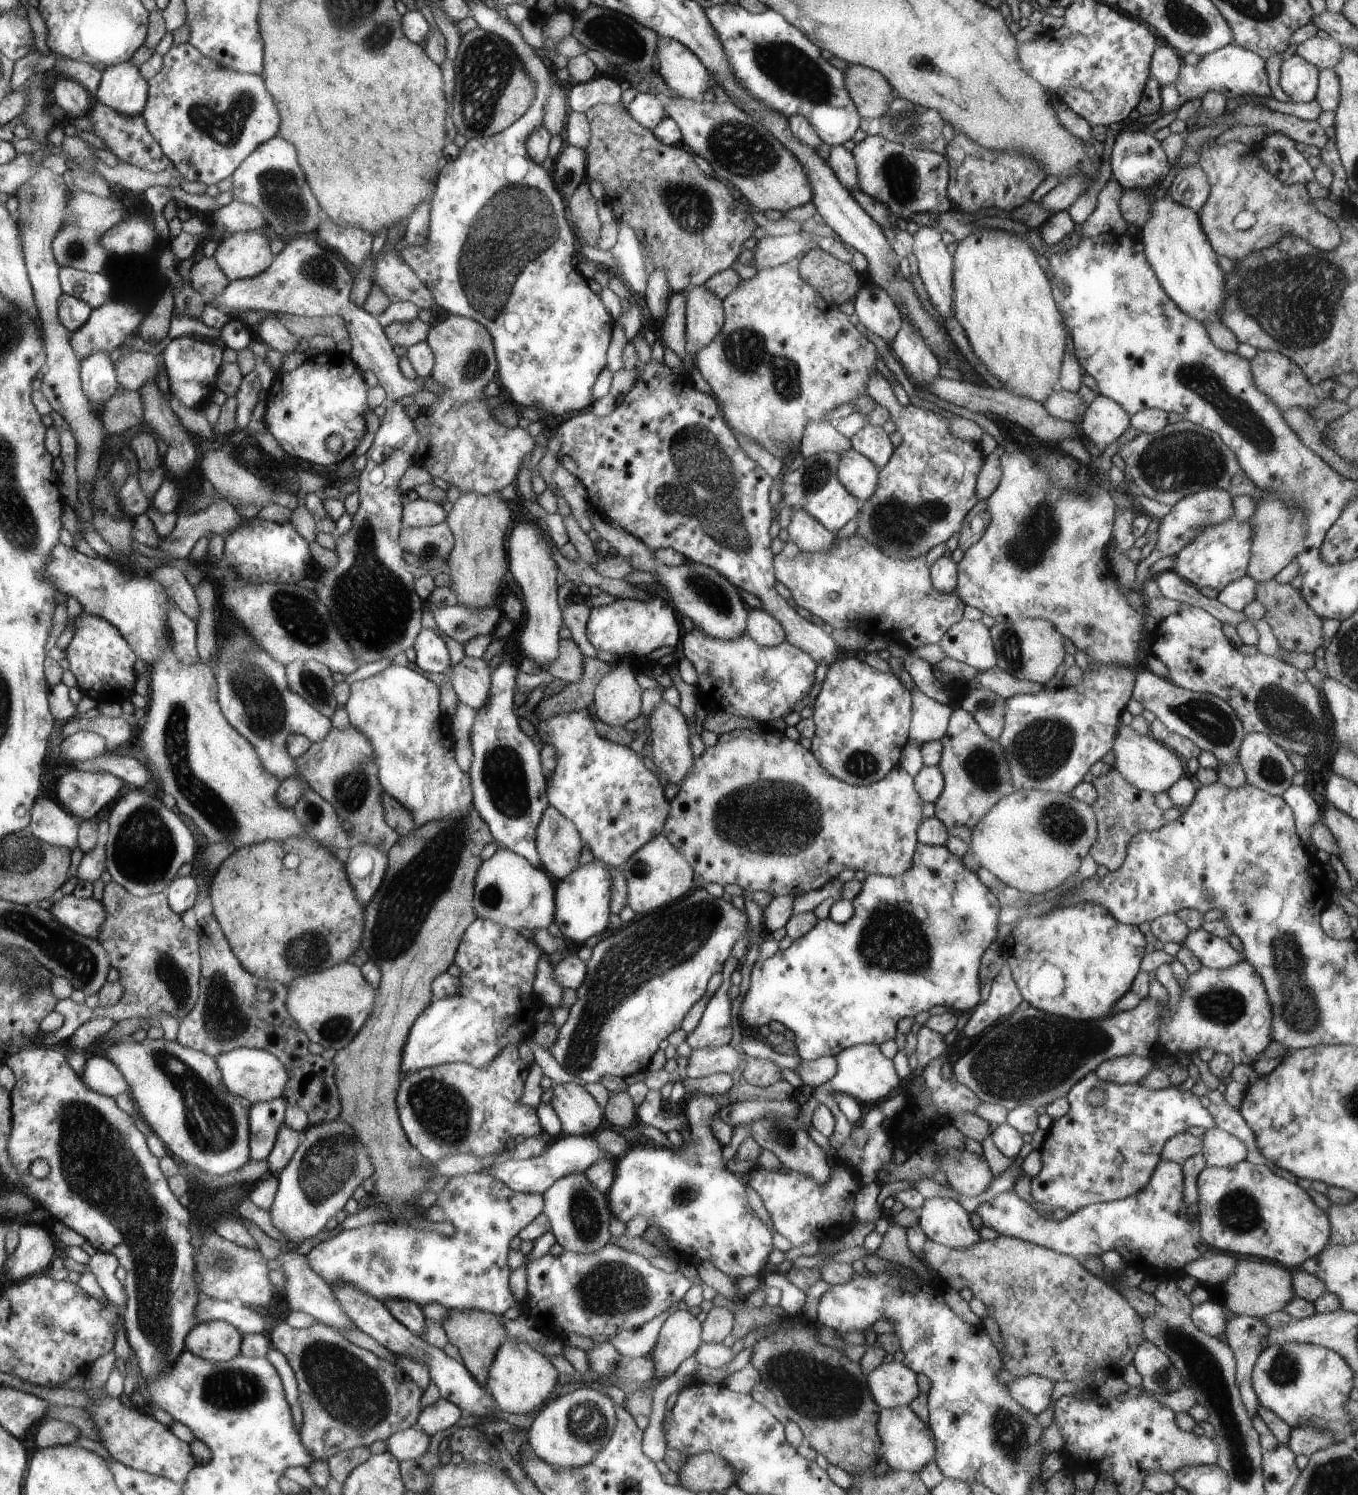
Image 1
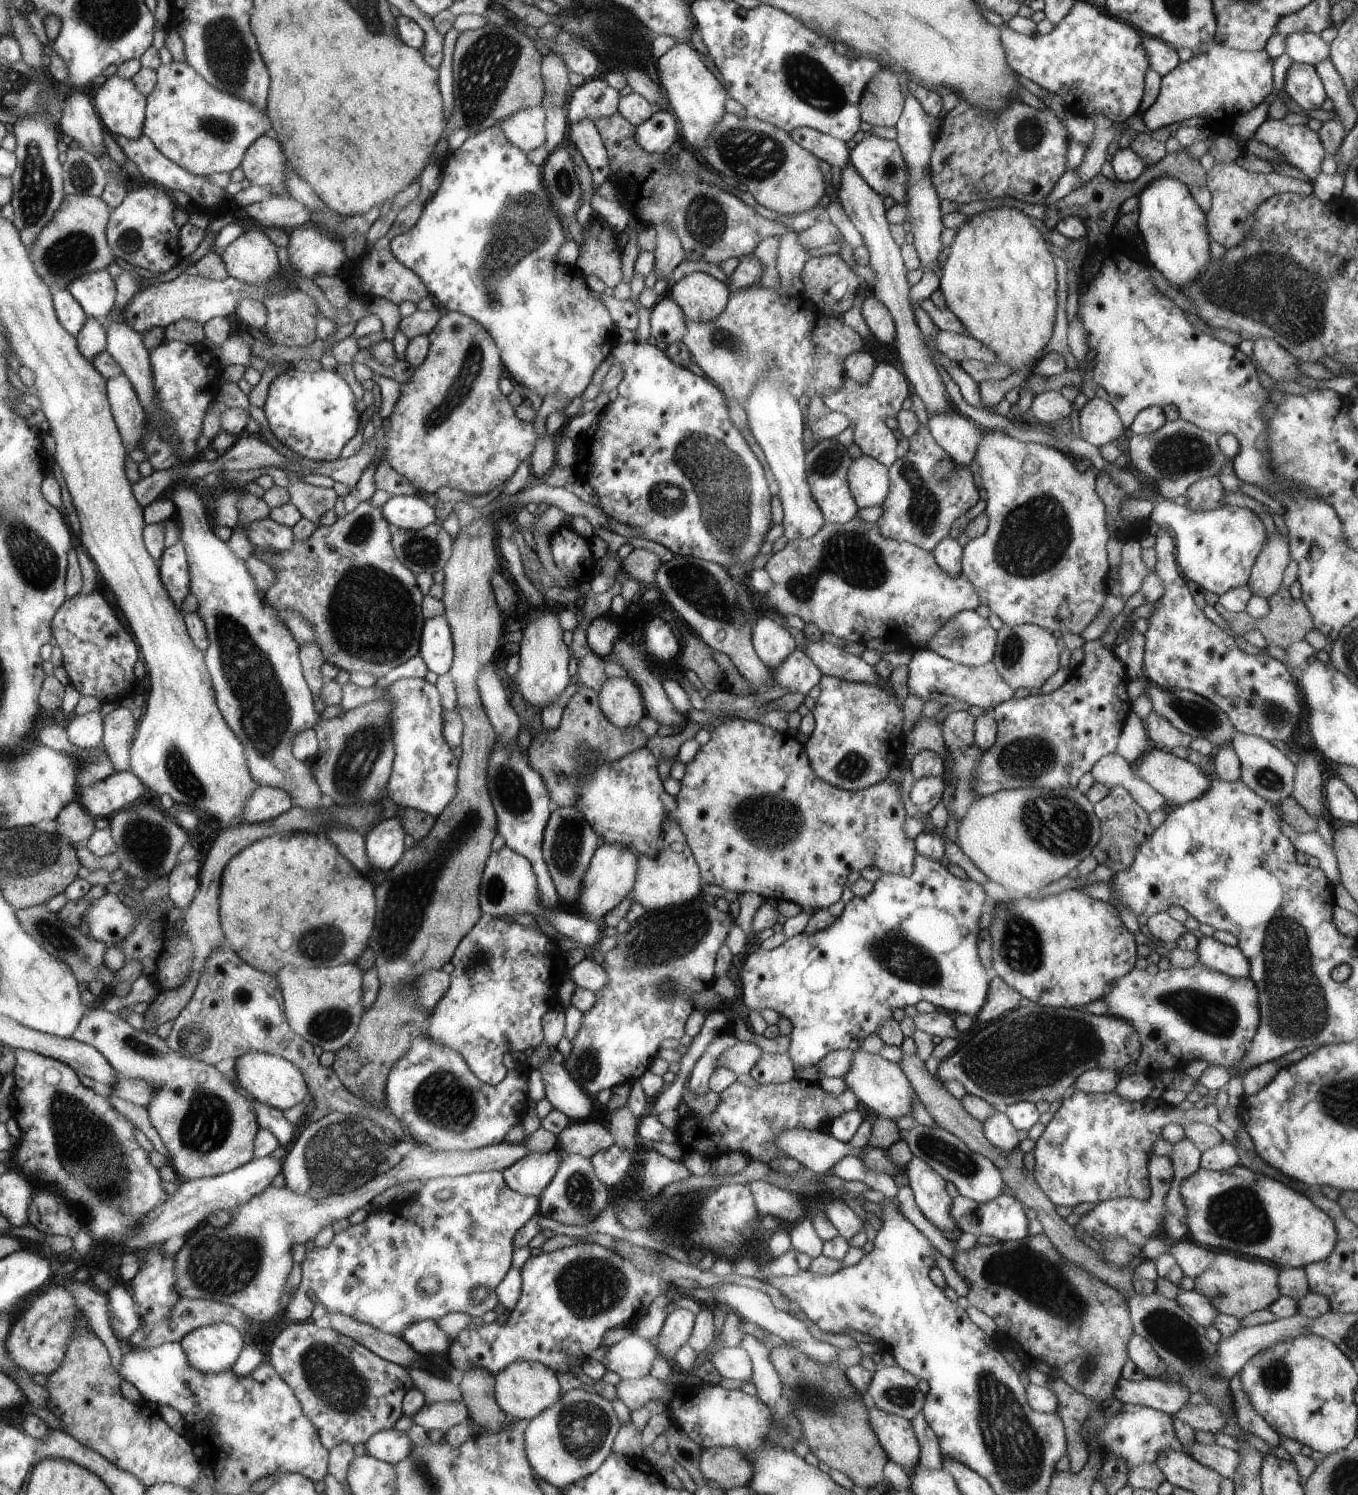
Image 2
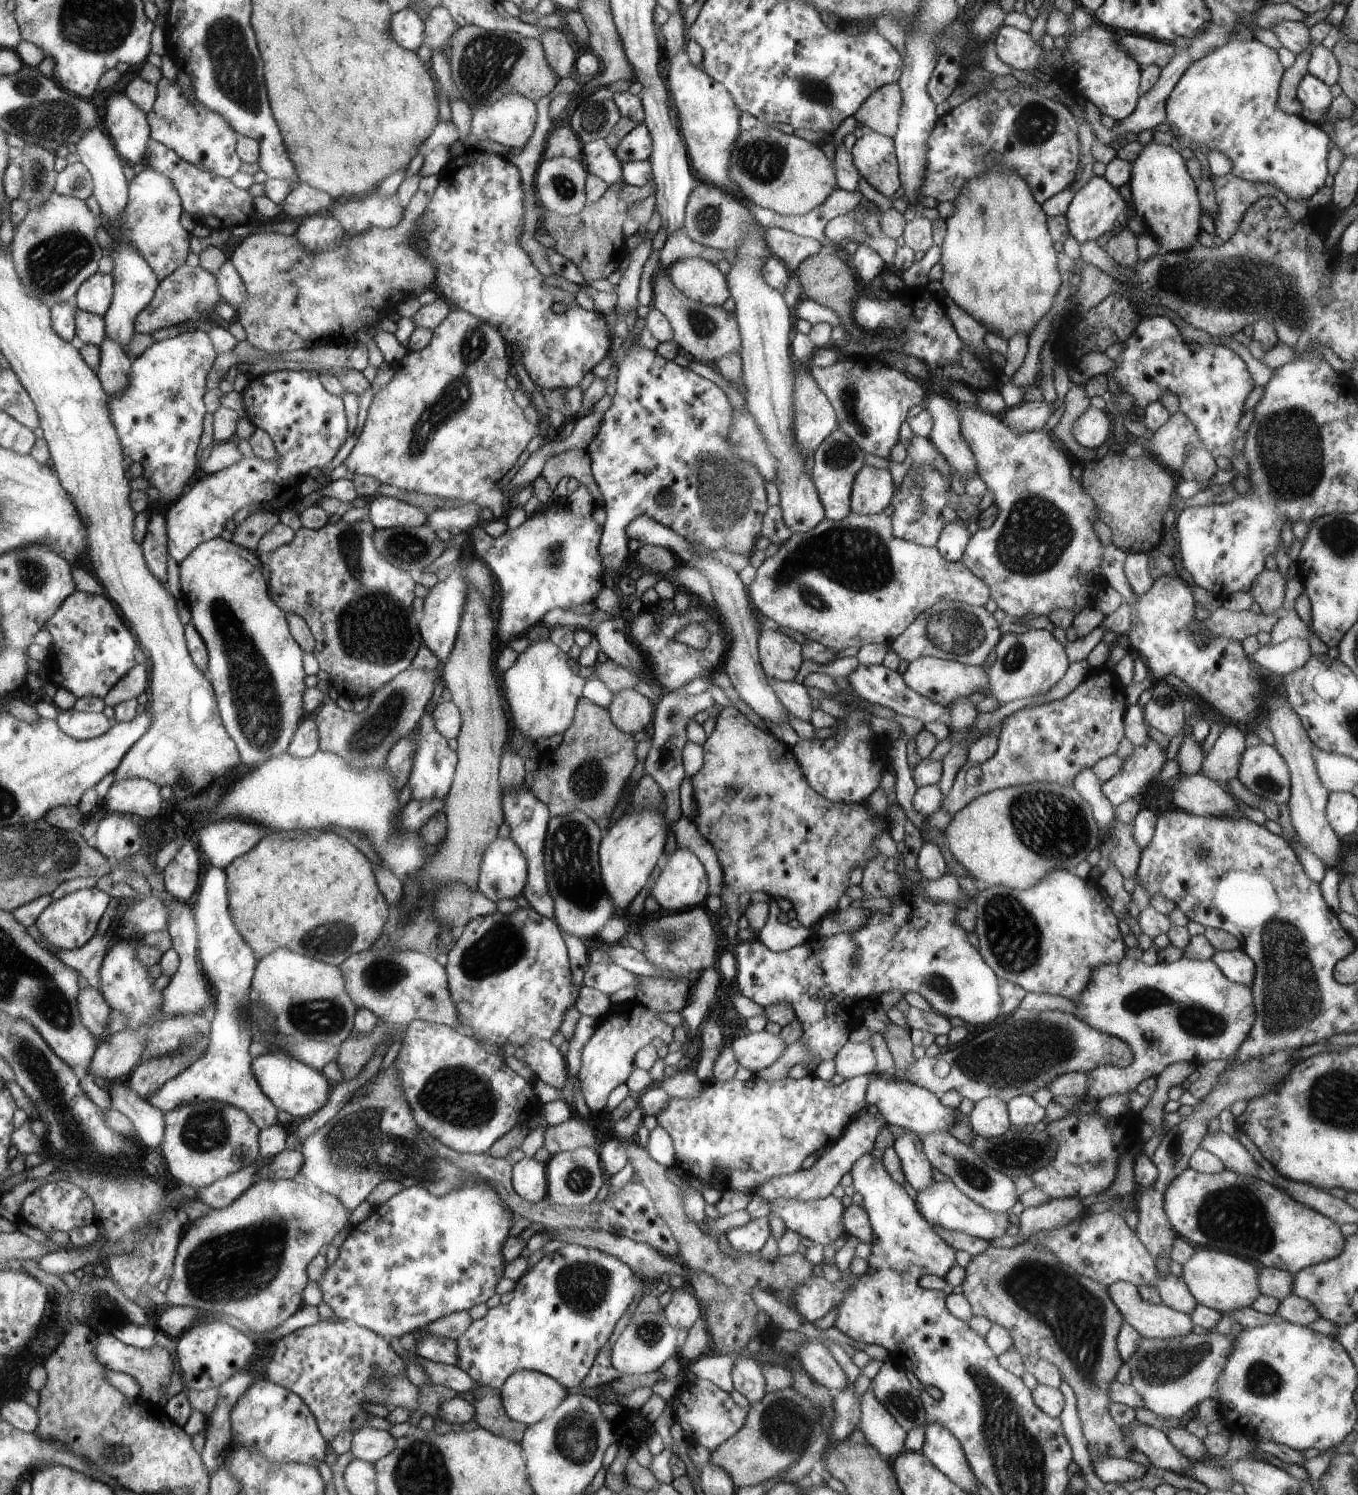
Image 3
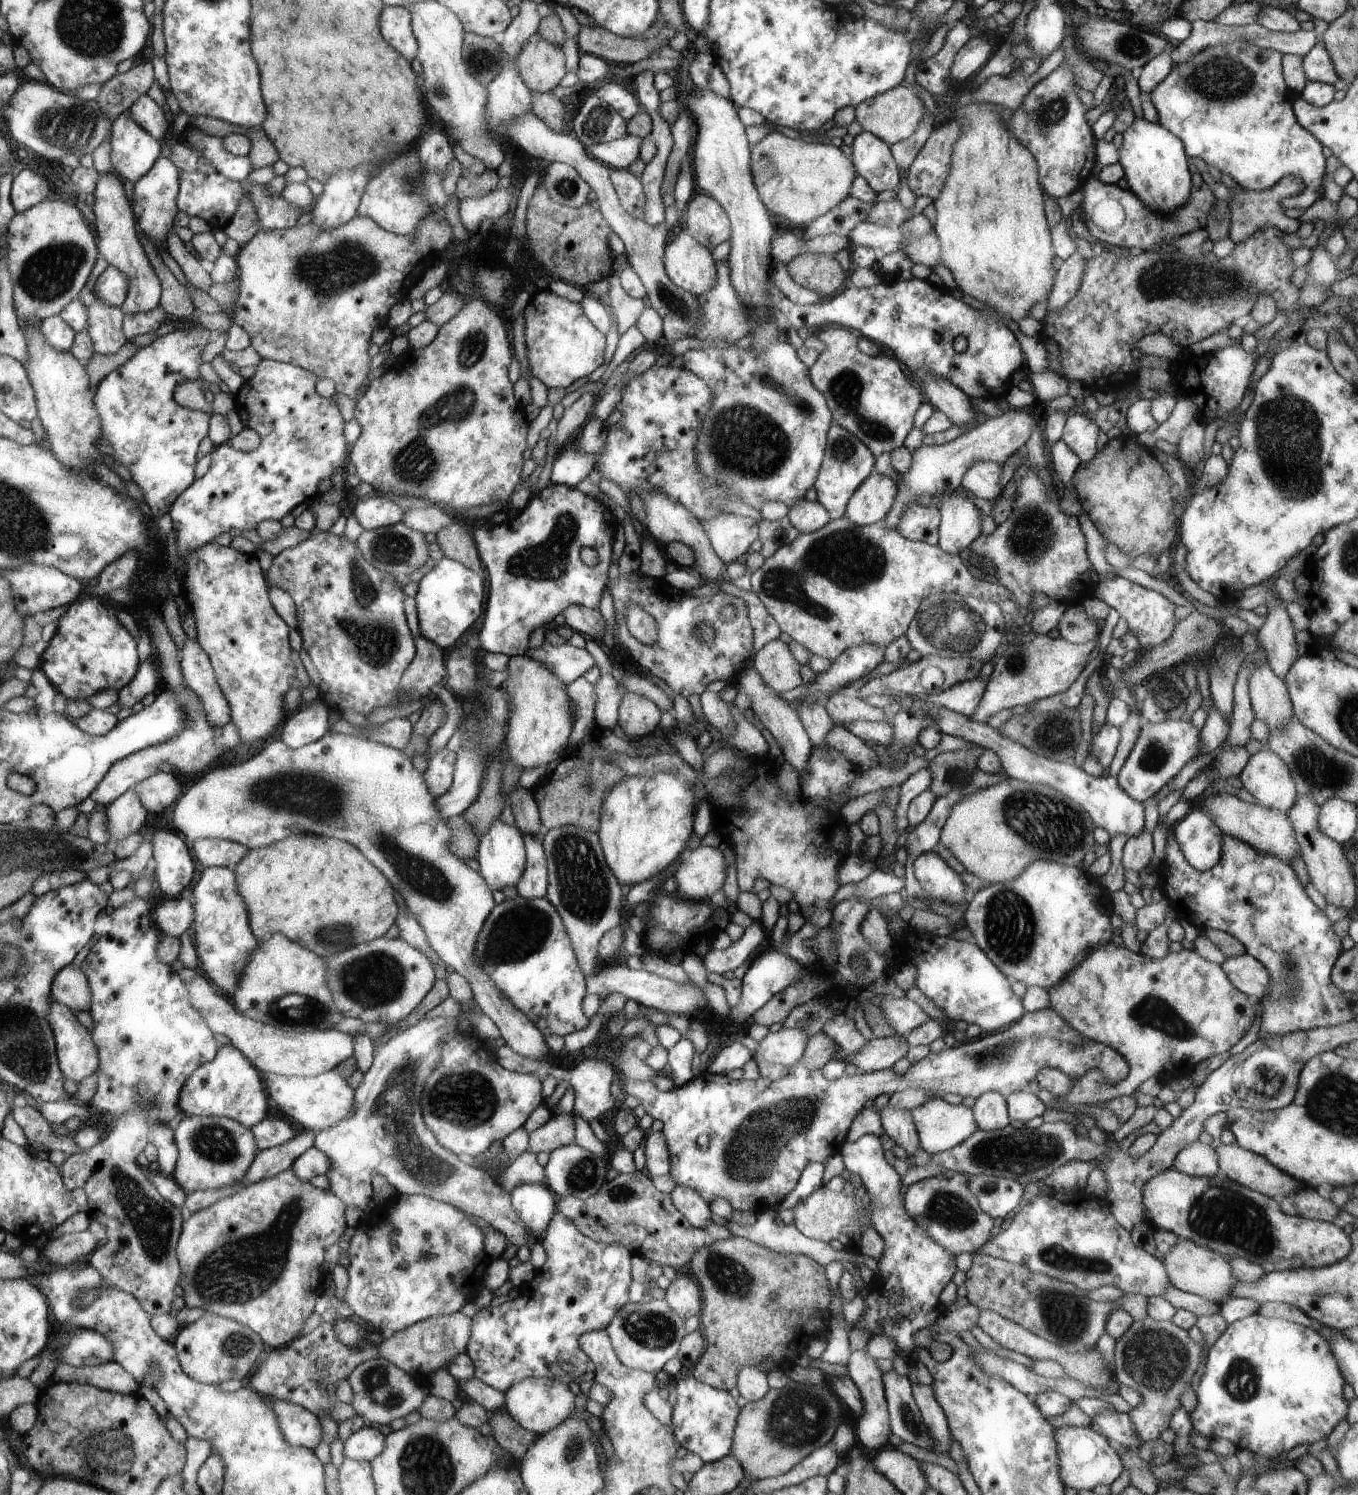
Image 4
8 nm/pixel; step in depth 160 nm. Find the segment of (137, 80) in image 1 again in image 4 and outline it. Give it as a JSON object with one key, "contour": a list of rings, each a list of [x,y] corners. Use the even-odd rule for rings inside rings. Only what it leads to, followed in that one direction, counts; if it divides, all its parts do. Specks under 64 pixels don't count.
{"contour":[[[125,110],[112,124],[112,169],[124,180],[134,184],[146,176],[162,154],[163,142],[143,128],[129,110]]]}

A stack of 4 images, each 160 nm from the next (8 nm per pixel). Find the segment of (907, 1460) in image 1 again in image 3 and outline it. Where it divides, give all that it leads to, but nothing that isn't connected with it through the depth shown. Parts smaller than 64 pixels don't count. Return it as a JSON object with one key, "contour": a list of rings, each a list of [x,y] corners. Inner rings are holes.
{"contour":[[[868,1389],[860,1398],[858,1428],[870,1446],[876,1447],[885,1459],[892,1461],[905,1452],[907,1431],[889,1414],[885,1404],[874,1396],[874,1390]]]}

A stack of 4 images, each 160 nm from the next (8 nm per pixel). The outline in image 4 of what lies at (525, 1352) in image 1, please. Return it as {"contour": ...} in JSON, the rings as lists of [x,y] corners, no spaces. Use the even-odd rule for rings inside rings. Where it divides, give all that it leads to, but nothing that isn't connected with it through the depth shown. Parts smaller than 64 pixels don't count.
{"contour":[[[525,1378],[506,1390],[505,1410],[520,1426],[533,1431],[538,1436],[556,1429],[558,1425],[574,1414],[574,1394],[568,1390],[566,1383],[549,1378]]]}

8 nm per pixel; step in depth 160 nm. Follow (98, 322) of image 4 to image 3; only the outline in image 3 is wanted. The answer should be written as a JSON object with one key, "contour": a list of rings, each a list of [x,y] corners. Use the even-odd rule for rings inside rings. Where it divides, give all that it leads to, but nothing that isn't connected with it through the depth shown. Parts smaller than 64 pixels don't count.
{"contour":[[[104,336],[104,342],[98,348],[100,348],[100,365],[95,369],[96,374],[109,396],[116,396],[128,386],[133,358],[108,336]]]}

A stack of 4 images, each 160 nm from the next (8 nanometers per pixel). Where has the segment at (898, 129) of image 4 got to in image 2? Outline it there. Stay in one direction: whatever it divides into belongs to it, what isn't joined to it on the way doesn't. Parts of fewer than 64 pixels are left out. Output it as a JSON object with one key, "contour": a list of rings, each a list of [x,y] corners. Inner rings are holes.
{"contour":[[[882,70],[865,90],[859,103],[861,122],[873,126],[895,126],[904,112],[905,99],[899,76],[892,70]]]}

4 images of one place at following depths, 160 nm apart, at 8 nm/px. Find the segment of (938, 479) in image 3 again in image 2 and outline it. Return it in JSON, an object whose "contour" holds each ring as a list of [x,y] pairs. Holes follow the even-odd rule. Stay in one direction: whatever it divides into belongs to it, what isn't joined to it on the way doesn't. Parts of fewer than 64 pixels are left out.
{"contour":[[[920,423],[909,438],[906,455],[888,467],[890,493],[884,504],[880,505],[883,514],[876,522],[882,536],[933,551],[944,537],[949,536],[952,525],[957,523],[962,512],[969,511],[980,500],[978,487],[968,467],[957,466],[954,478],[946,482],[934,482],[932,468],[944,458],[949,458],[948,453],[933,437],[929,427]]]}

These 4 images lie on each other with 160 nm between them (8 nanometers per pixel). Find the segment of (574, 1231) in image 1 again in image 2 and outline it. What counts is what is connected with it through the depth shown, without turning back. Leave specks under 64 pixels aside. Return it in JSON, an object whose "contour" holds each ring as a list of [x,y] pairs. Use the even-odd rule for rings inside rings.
{"contour":[[[570,1153],[539,1198],[541,1215],[566,1226],[587,1226],[608,1207],[610,1192],[598,1178],[590,1159],[584,1155]]]}

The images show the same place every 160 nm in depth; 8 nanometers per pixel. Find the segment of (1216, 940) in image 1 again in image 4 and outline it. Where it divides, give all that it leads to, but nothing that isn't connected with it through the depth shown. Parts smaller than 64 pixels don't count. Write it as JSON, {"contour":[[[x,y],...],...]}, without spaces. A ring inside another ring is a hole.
{"contour":[[[1247,953],[1226,957],[1221,967],[1228,980],[1240,992],[1246,993],[1253,1002],[1259,1002],[1269,989],[1269,970],[1266,970],[1266,967],[1257,958]]]}

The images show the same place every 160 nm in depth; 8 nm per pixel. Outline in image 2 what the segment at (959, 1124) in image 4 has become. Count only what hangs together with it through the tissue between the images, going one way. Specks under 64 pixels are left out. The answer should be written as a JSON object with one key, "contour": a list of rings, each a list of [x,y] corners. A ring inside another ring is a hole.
{"contour":[[[864,1050],[854,1051],[854,1062],[852,1068],[846,1076],[844,1082],[857,1095],[868,1110],[872,1110],[878,1117],[896,1120],[902,1116],[912,1116],[914,1114],[914,1094],[912,1084],[902,1072],[899,1064],[889,1062],[879,1054],[869,1054]]]}

